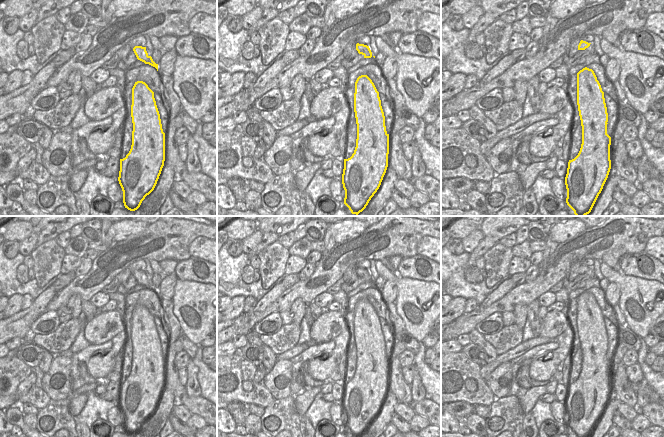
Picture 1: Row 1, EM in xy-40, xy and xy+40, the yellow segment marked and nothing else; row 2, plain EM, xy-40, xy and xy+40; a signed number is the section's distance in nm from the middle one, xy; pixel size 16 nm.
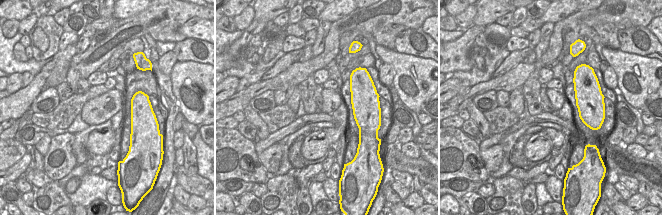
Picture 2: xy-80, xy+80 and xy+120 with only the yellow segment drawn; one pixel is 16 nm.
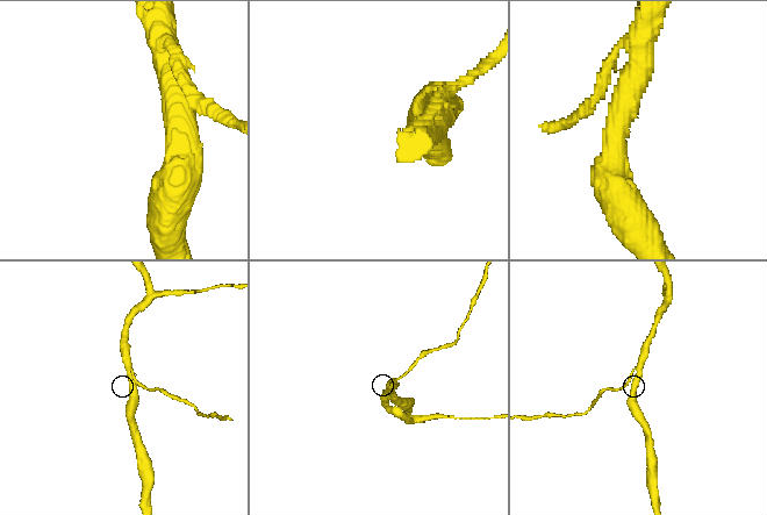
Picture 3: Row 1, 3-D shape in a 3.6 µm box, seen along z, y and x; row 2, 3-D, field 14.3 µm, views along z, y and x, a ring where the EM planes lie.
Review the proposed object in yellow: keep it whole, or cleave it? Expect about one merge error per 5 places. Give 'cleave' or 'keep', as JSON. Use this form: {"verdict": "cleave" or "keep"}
{"verdict": "keep"}

